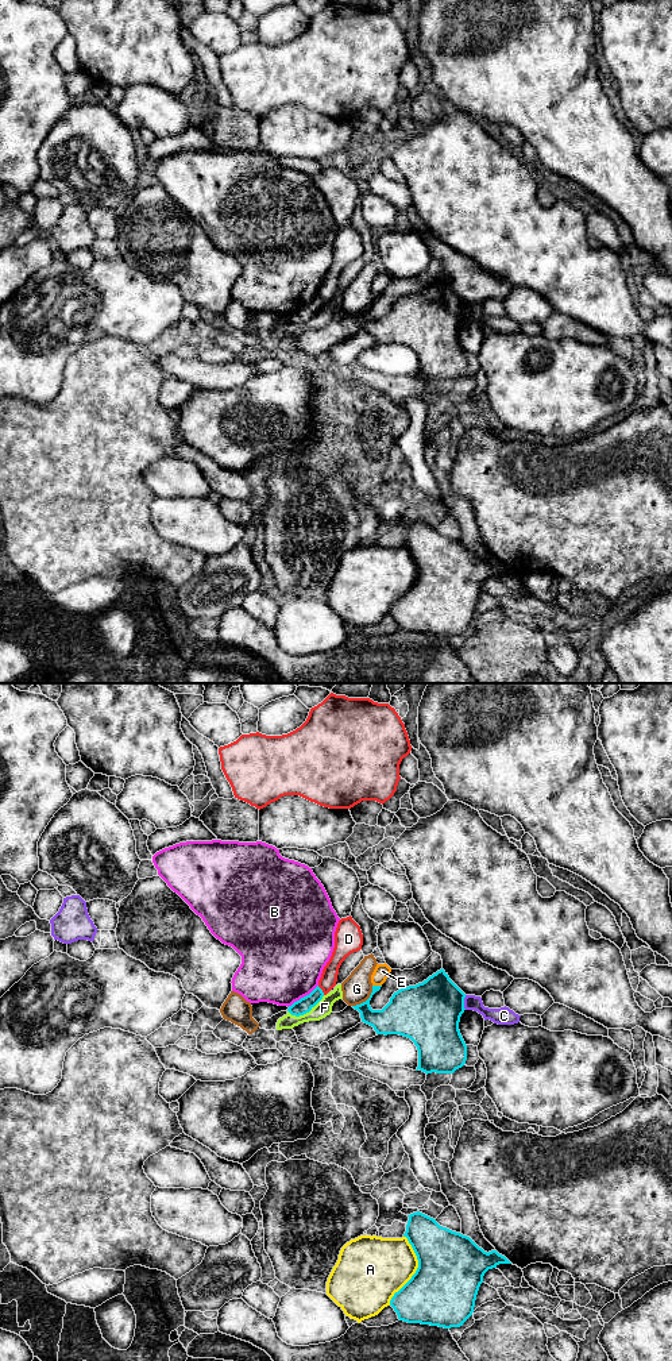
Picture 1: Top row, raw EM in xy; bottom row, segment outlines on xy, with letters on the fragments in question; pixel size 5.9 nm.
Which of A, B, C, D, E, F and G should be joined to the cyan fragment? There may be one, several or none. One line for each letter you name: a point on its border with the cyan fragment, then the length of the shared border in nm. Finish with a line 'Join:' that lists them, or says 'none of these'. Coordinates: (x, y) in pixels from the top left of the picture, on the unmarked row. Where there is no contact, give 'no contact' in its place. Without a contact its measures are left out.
Join: none of these

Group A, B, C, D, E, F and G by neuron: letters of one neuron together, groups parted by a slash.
A / B / C / D / E / F / G

